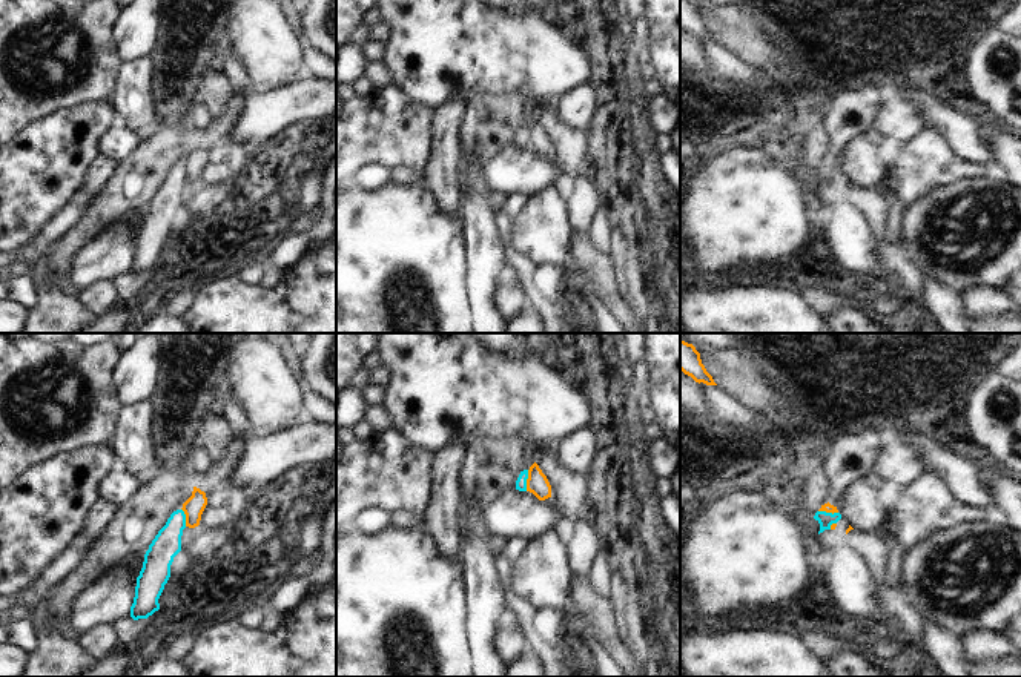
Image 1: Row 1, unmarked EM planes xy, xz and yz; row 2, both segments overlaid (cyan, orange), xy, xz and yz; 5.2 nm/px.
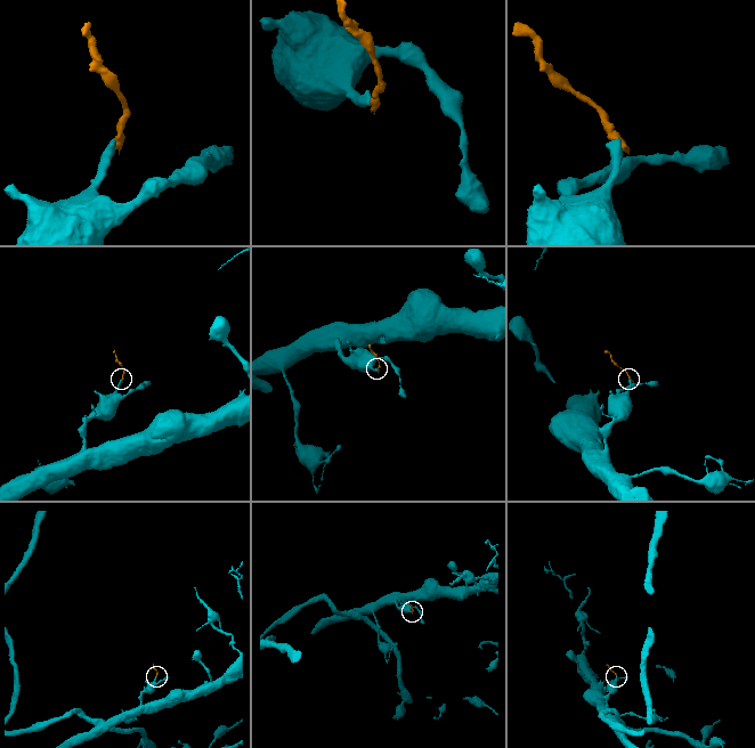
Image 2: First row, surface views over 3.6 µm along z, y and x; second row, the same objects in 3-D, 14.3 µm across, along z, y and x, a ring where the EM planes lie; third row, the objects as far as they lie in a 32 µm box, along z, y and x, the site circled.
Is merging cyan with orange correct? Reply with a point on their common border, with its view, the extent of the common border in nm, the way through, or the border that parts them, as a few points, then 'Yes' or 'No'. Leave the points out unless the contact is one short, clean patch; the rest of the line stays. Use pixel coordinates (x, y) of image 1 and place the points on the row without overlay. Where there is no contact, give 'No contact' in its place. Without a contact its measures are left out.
Touches cyan at xz (525, 137). Shared border 110 nm. Boundary: xz (528, 126), (525, 146). No.

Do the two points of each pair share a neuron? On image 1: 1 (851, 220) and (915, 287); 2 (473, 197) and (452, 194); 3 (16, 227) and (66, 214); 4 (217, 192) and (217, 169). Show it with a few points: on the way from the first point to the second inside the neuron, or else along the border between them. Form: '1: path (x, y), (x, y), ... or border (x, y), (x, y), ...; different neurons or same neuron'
1: border (866, 217), (878, 241), (882, 267), (894, 280); different neurons
2: border (458, 189), (461, 218); different neurons
3: border (74, 192), (25, 244); different neurons
4: border (235, 175), (201, 186); different neurons

